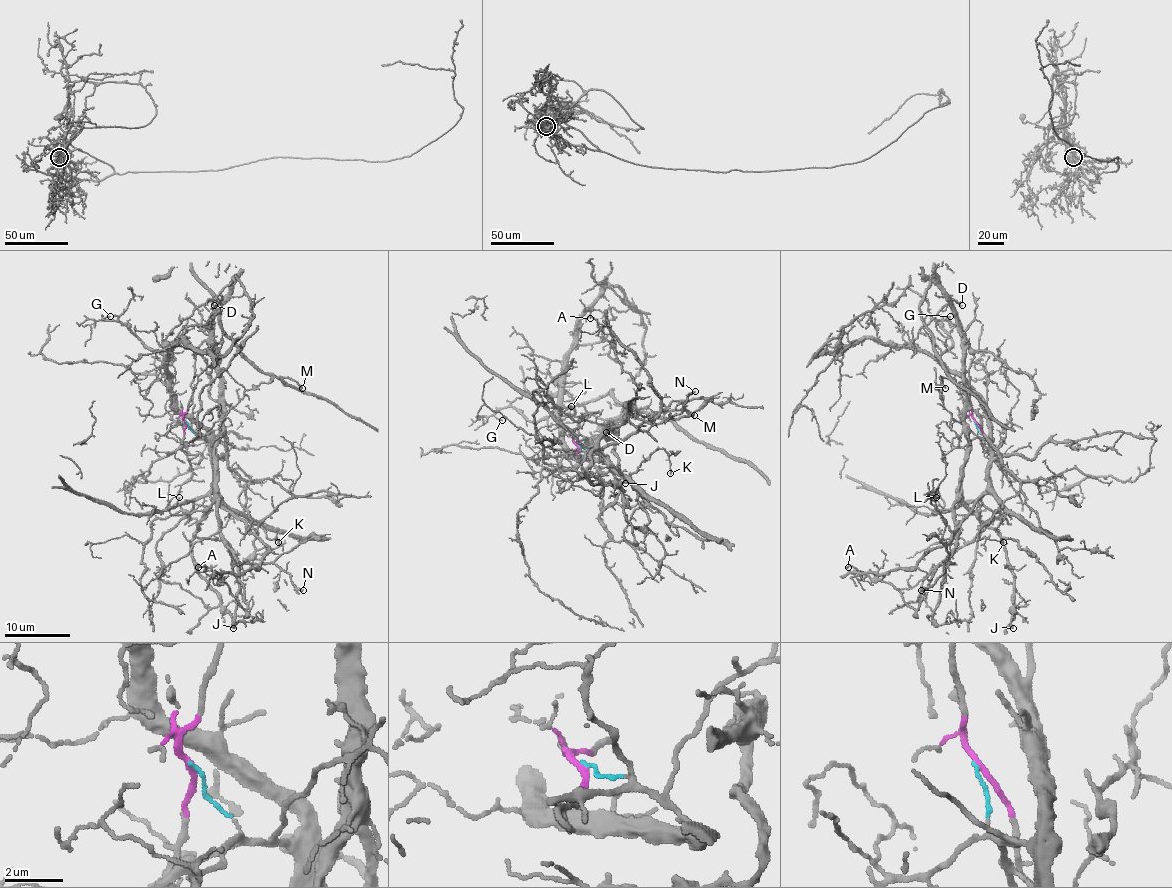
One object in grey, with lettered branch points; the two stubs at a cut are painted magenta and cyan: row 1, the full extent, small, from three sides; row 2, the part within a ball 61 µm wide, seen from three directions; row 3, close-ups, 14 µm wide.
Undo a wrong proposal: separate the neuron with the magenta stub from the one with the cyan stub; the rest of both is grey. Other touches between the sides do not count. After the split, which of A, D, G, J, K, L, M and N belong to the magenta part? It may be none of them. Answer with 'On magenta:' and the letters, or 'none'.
On magenta: D, J, K, N

